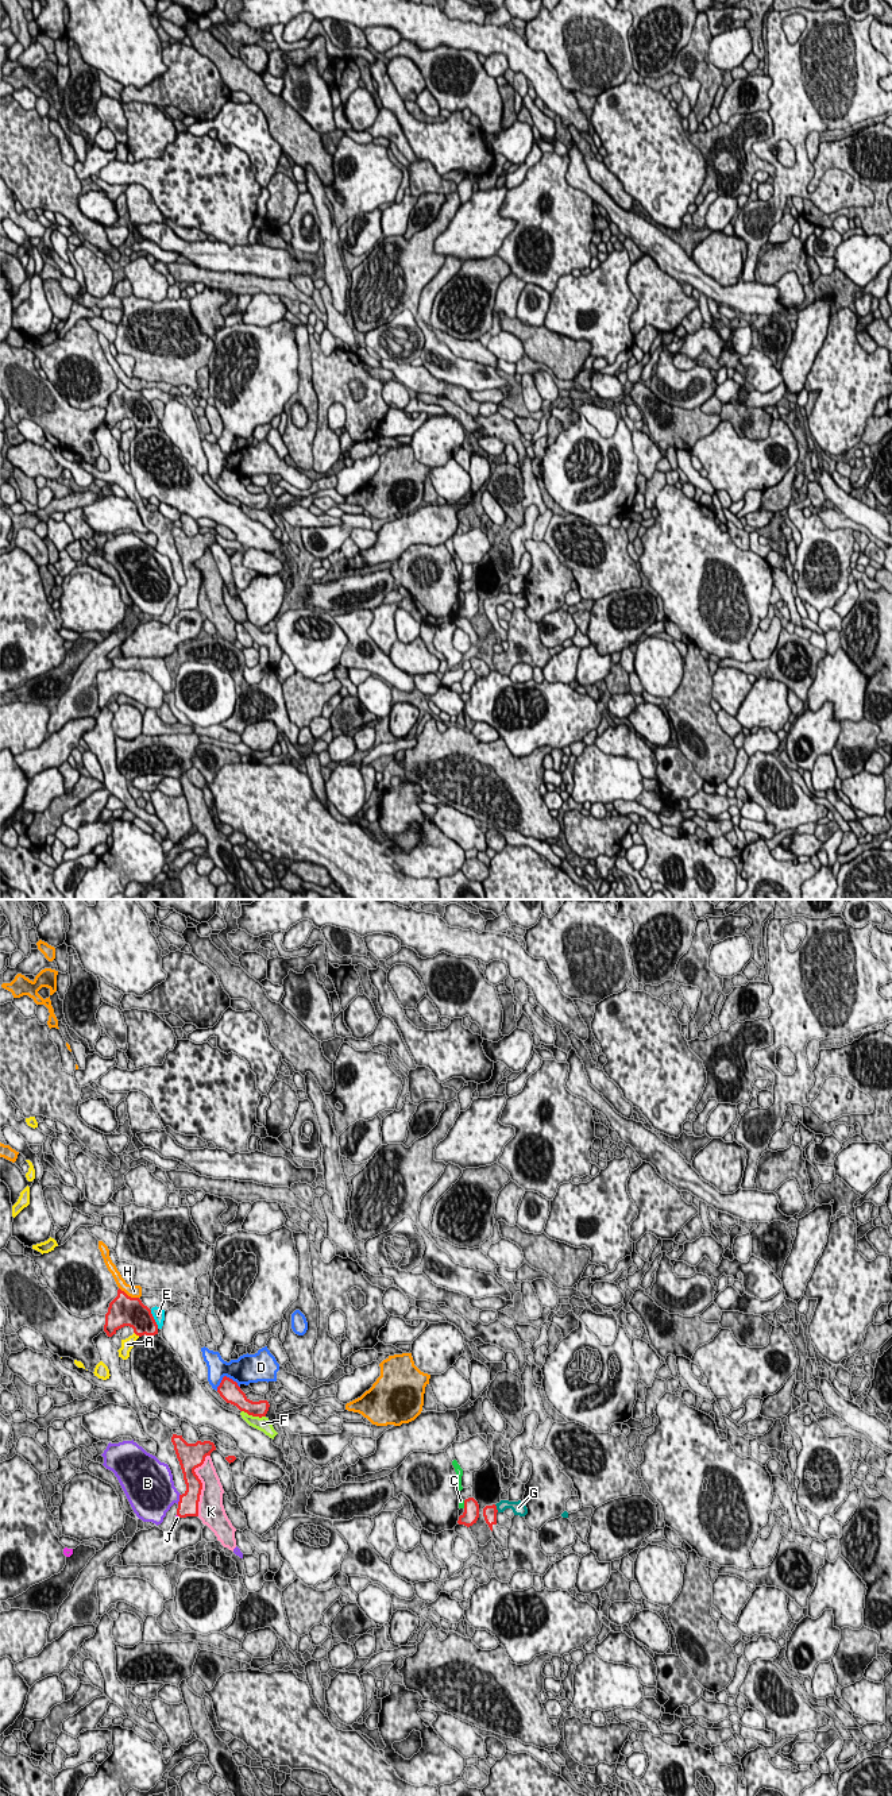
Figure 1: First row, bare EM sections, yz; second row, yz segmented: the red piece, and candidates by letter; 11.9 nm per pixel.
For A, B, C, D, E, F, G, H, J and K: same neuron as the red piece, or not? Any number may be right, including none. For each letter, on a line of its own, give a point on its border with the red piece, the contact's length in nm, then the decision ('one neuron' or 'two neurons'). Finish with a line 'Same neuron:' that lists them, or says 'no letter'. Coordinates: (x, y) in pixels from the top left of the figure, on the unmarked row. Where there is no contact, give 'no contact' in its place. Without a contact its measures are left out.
A: contact yz (136, 427); length 100 nm; two neurons
B: contact yz (180, 592); length 130 nm; two neurons
C: contact yz (464, 597); length 100 nm; two neurons
D: contact yz (226, 469); length 300 nm; two neurons
E: contact yz (154, 412); length 240 nm; two neurons
F: contact yz (254, 508); length 300 nm; two neurons
G: contact yz (495, 601); length 110 nm; one neuron
H: contact yz (127, 388); length 280 nm; two neurons
J: contact yz (178, 608); length 60 nm; two neurons
K: contact yz (201, 577); length 750 nm; two neurons
Same neuron: G

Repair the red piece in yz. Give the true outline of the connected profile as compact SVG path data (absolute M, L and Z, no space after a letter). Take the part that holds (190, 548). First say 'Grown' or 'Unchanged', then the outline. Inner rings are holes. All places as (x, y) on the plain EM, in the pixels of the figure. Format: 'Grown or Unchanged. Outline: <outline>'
Unchanged. Outline: M173 527L171 535L186 577L186 583L179 587L177 608L179 610L198 609L198 594L202 575L194 562L204 556L205 550L211 548L211 546L216 543L216 539L211 533L188 536L182 528L177 527Z

